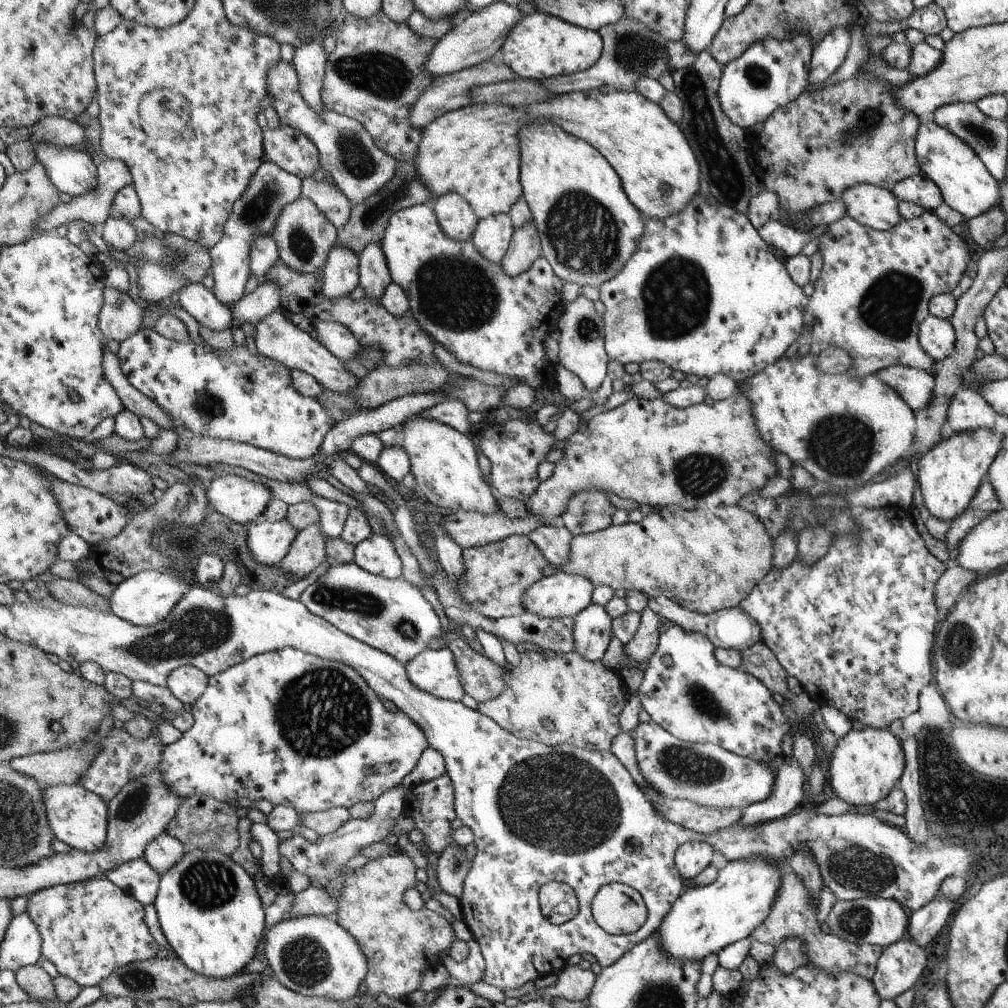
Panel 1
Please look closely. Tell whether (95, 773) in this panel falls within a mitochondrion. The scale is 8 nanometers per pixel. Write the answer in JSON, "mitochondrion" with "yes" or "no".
{"mitochondrion":"no"}

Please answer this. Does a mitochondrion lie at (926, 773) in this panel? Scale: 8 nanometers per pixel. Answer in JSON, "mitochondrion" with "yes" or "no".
{"mitochondrion":"yes"}

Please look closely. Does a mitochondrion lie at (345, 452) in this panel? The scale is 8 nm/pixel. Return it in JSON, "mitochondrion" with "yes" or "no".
{"mitochondrion":"no"}

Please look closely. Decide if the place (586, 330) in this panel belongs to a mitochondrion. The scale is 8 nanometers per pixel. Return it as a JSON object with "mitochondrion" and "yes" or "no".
{"mitochondrion":"yes"}

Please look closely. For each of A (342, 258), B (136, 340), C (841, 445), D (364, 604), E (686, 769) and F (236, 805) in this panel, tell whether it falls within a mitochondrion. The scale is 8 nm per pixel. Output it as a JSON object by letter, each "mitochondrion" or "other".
{"A":"other","B":"other","C":"mitochondrion","D":"mitochondrion","E":"mitochondrion","F":"other"}

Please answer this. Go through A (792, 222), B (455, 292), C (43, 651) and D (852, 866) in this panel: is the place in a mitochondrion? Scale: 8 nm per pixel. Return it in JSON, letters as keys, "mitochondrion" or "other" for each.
{"A":"other","B":"mitochondrion","C":"other","D":"mitochondrion"}

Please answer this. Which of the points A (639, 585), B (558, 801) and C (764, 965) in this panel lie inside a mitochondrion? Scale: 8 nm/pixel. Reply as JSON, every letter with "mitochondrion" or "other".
{"A":"other","B":"mitochondrion","C":"other"}

